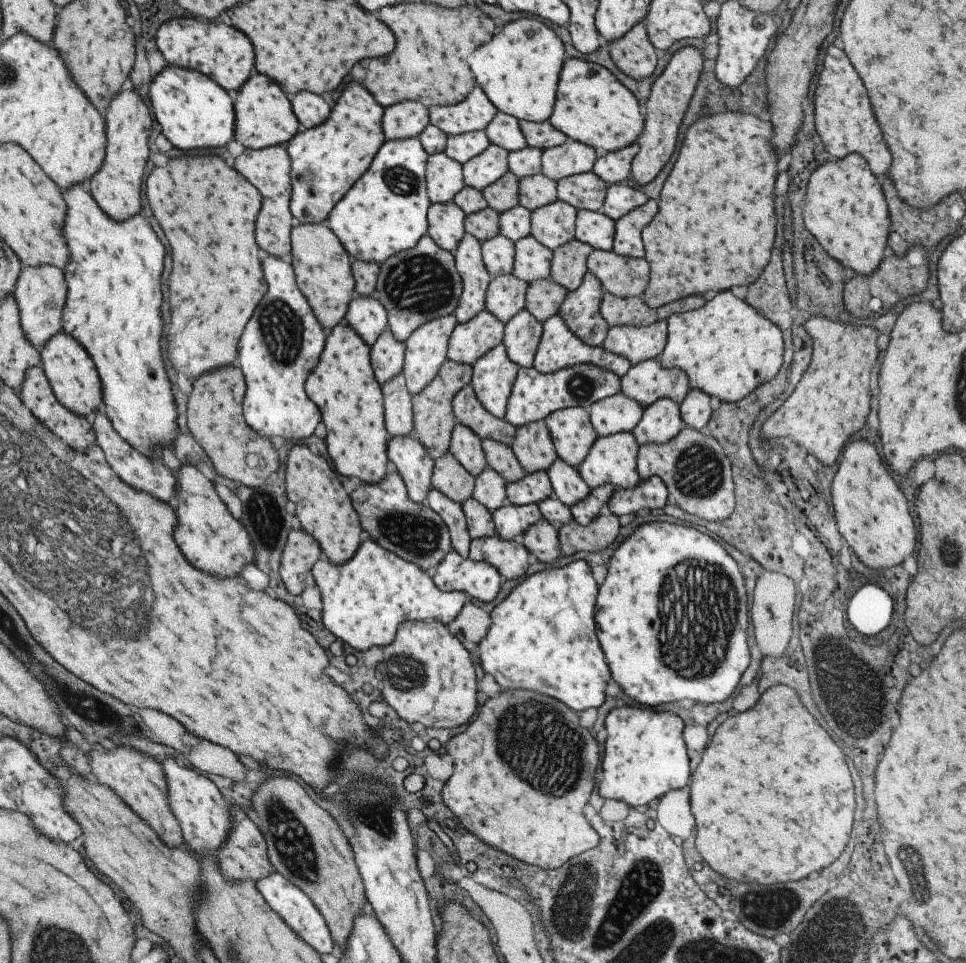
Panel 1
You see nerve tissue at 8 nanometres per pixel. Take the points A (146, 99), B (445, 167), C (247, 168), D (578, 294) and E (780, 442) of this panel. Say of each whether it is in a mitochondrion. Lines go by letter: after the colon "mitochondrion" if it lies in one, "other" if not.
A: other
B: other
C: other
D: other
E: other

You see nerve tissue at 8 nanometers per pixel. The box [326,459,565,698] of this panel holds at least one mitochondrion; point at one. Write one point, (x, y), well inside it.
(417, 534)

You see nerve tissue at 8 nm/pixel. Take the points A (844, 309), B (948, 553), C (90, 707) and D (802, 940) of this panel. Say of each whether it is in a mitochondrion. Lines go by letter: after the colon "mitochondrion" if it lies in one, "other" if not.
A: other
B: mitochondrion
C: mitochondrion
D: mitochondrion

